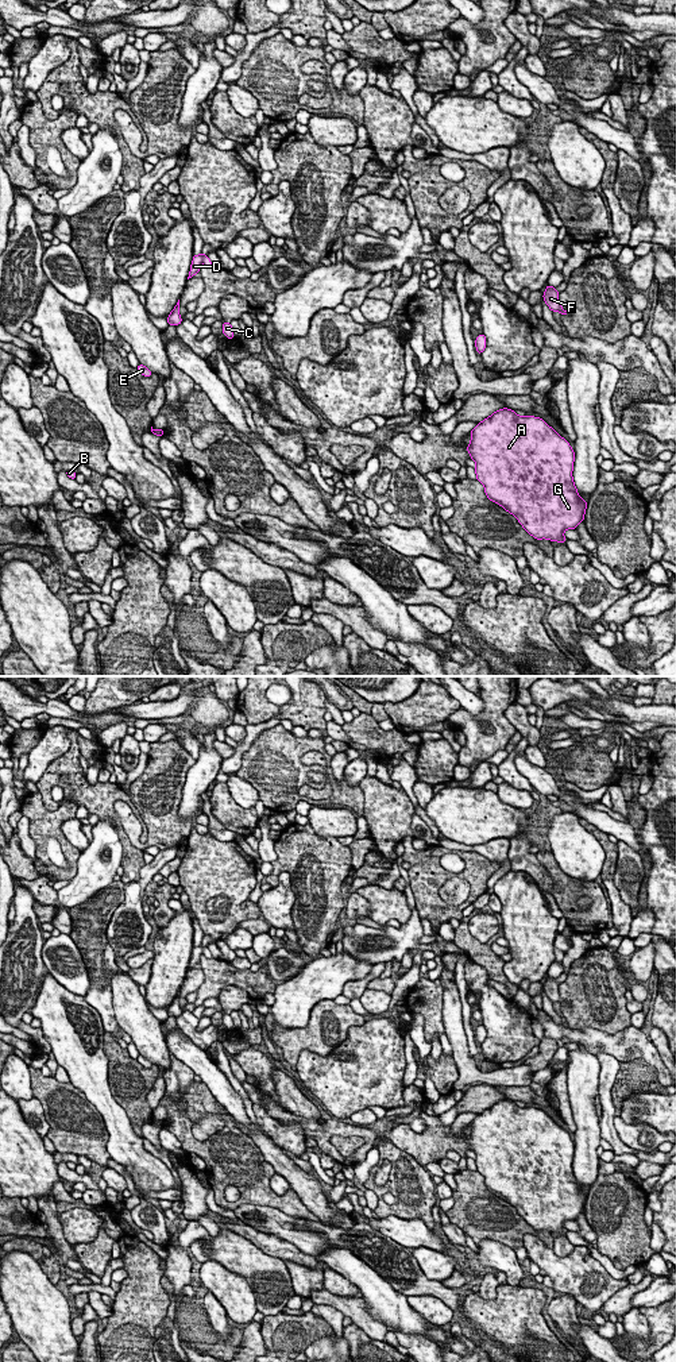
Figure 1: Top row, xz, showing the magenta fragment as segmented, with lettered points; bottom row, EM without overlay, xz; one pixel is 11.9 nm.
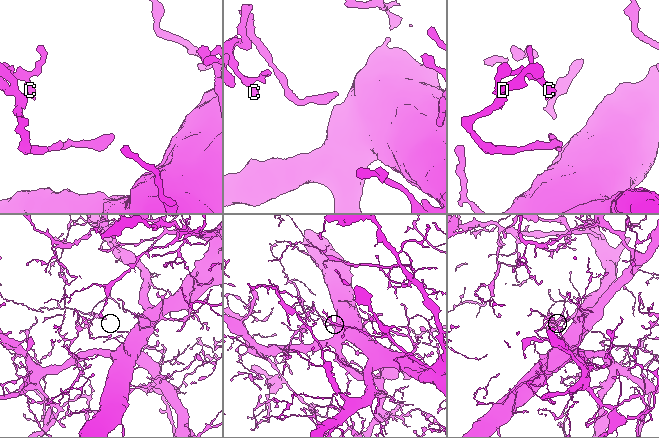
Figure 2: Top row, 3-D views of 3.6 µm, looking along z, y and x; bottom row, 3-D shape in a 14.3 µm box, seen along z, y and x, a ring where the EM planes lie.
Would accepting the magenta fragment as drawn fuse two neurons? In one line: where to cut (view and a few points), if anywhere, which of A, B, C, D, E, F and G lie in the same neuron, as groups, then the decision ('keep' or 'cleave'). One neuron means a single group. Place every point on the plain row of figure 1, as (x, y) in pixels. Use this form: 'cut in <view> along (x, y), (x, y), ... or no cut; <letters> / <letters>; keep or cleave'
cut in xz along (204, 946), (203, 953); A B D E F G / C; cleave

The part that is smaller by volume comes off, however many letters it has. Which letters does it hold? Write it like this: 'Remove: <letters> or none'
Remove: C

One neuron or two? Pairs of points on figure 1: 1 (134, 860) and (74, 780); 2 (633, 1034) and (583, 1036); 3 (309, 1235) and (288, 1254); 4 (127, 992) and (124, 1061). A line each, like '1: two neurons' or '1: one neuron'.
1: one neuron
2: one neuron
3: two neurons
4: two neurons

